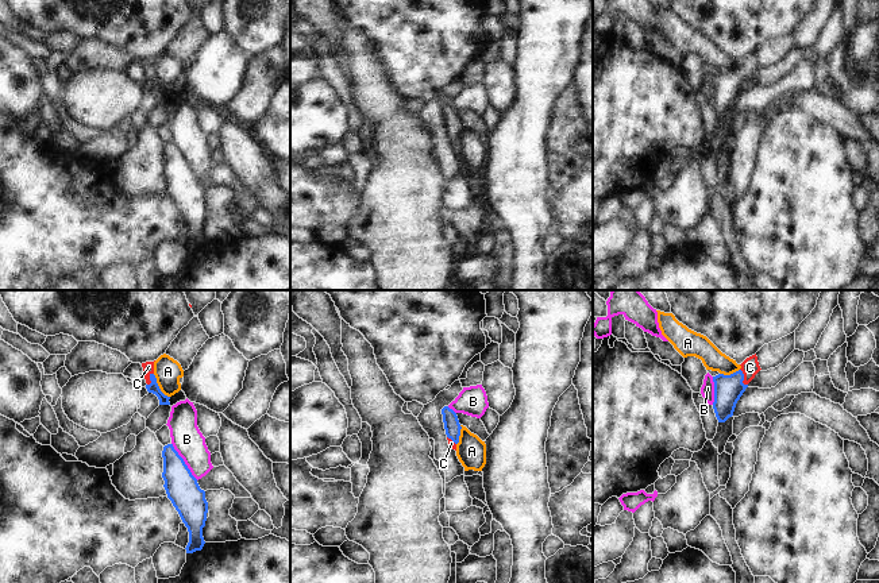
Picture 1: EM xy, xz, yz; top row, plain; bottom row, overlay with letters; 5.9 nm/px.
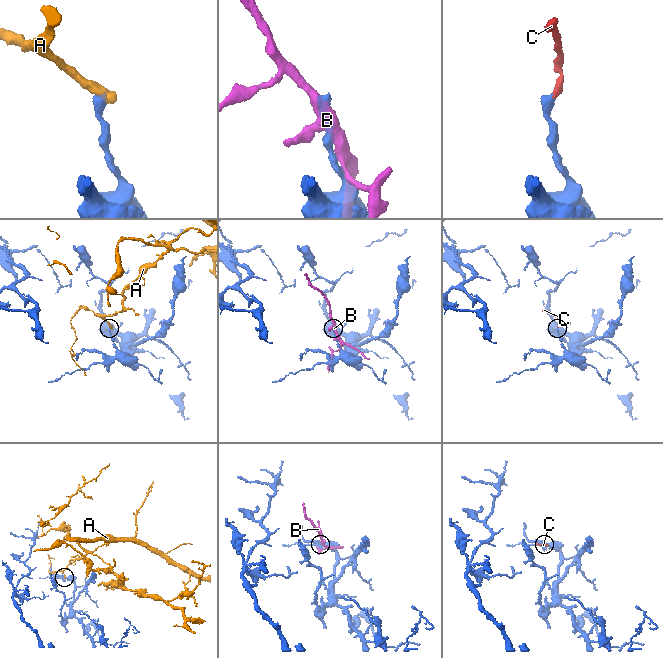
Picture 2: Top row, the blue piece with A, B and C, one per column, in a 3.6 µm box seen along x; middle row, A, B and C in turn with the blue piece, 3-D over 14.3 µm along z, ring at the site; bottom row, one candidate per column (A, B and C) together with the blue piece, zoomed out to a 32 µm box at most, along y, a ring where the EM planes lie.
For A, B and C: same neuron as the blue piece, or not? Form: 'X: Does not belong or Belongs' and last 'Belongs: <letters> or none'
A: Does not belong
B: Does not belong
C: Belongs
Belongs: C.

